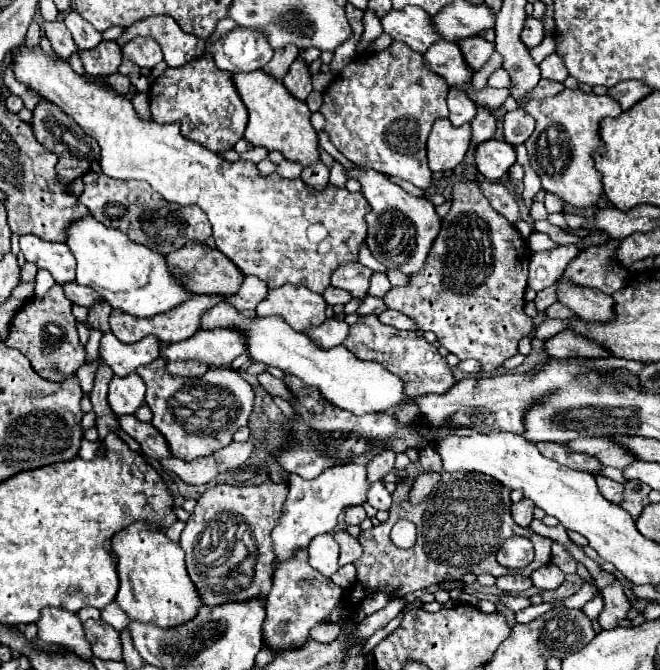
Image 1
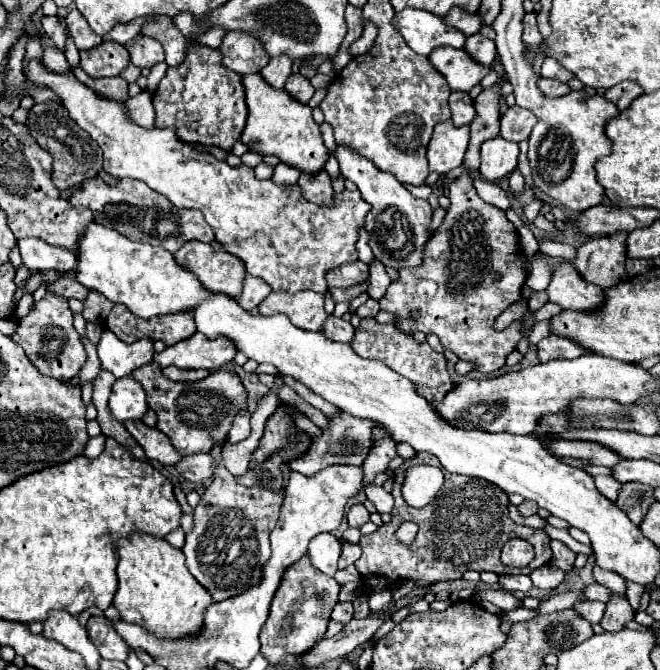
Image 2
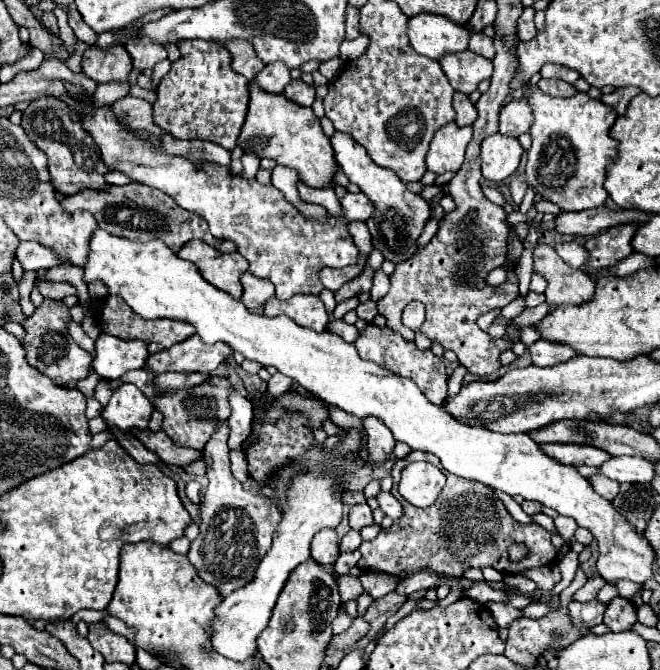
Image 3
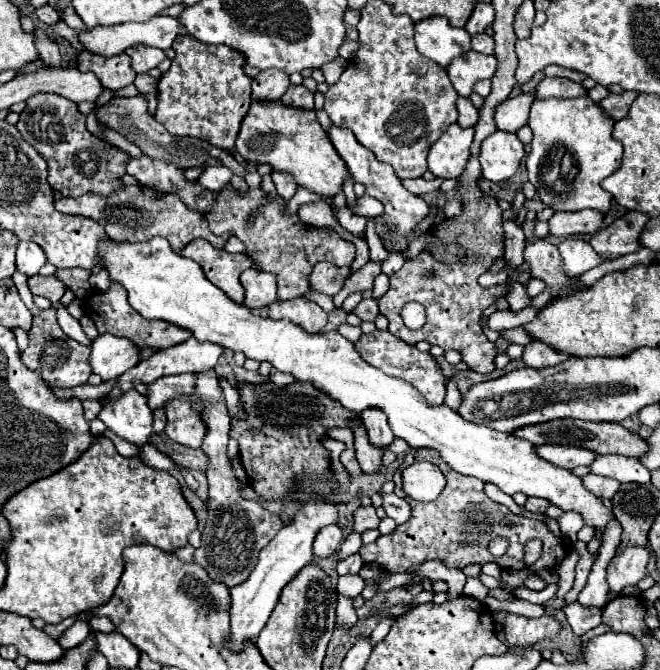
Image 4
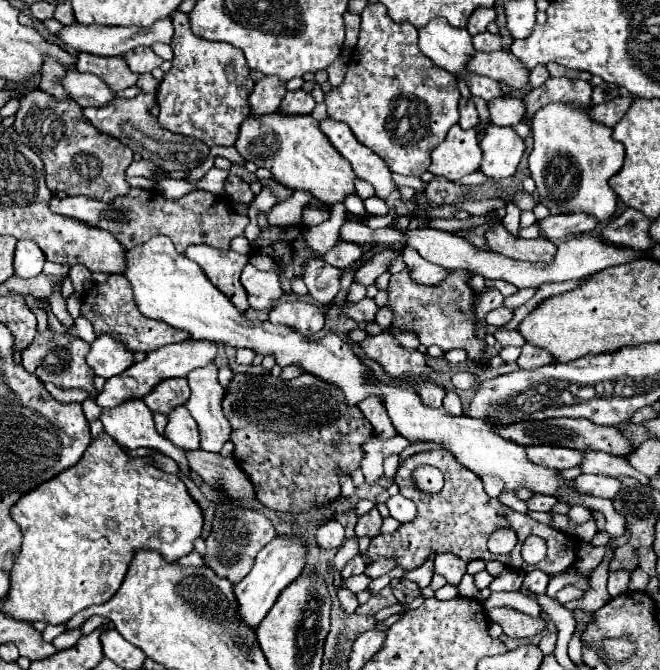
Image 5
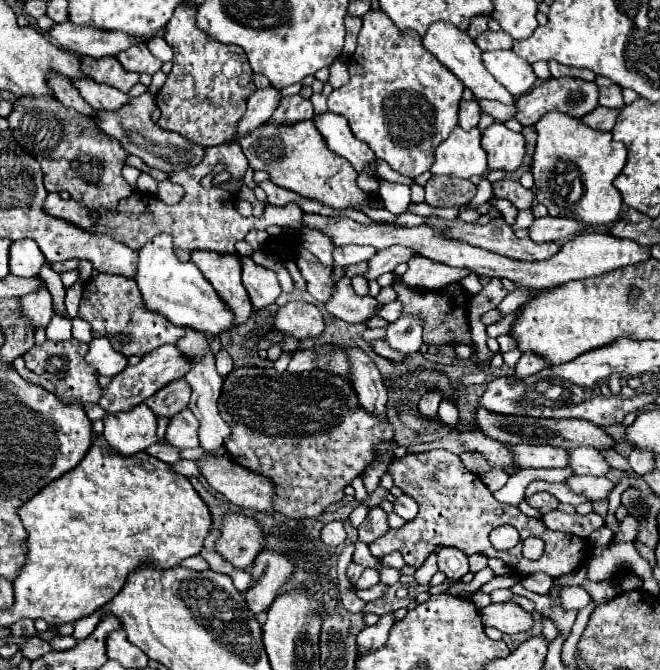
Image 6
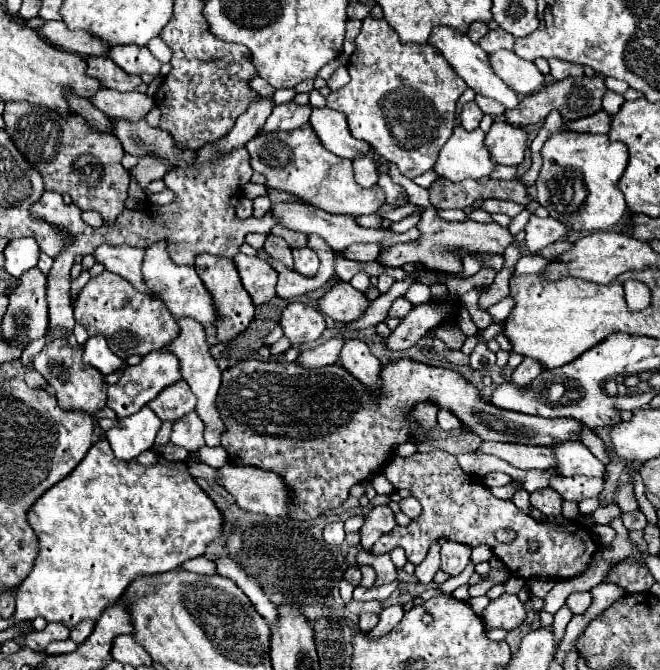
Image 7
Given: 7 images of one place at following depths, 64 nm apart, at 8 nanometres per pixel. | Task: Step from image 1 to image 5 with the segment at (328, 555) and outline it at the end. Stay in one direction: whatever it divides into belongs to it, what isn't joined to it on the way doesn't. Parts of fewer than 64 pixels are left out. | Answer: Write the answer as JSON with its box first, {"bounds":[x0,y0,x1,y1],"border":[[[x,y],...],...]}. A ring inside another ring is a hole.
{"bounds":[316,520,344,550],"border":[[[328,520],[316,532],[316,544],[322,550],[334,550],[344,544],[344,528],[336,520]]]}

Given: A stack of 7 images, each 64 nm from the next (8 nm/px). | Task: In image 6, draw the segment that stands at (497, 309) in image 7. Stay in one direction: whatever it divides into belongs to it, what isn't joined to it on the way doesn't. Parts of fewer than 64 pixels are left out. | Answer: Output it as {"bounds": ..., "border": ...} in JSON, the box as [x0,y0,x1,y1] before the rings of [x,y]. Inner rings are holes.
{"bounds":[498,288,530,314],"border":[[[520,288],[520,290],[514,290],[514,292],[506,294],[506,298],[500,302],[498,310],[504,312],[504,314],[510,314],[510,312],[518,310],[522,304],[526,304],[528,300],[530,300],[530,292],[526,292],[526,290]]]}

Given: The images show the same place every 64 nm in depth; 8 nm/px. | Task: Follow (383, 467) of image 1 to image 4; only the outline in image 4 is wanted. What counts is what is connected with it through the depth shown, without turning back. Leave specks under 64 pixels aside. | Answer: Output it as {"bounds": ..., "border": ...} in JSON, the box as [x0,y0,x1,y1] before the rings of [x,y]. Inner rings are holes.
{"bounds":[360,408,394,448],"border":[[[372,408],[368,412],[362,412],[360,418],[362,418],[362,422],[364,422],[366,430],[368,430],[372,446],[386,448],[386,446],[392,444],[394,436],[392,436],[392,430],[388,428],[388,420],[384,420],[382,412],[376,412],[376,408]]]}

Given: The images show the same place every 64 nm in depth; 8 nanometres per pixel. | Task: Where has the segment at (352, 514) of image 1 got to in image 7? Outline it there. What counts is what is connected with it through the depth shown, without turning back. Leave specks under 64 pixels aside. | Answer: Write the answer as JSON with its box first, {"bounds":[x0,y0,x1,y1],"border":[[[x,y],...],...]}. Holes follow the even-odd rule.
{"bounds":[360,506,396,550],"border":[[[374,506],[366,520],[364,520],[364,526],[360,528],[360,536],[362,536],[362,548],[364,550],[372,550],[374,542],[382,536],[382,534],[388,534],[392,532],[392,528],[396,526],[394,522],[394,514],[388,506]]]}

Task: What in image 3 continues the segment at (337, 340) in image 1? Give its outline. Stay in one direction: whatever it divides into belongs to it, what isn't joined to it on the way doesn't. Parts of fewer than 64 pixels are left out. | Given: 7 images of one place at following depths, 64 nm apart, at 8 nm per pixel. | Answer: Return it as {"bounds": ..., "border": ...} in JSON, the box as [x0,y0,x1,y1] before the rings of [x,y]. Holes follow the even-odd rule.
{"bounds":[328,320,358,342],"border":[[[330,320],[328,330],[336,332],[342,340],[348,340],[348,342],[354,342],[358,336],[358,328],[354,324],[346,324],[344,320]]]}

